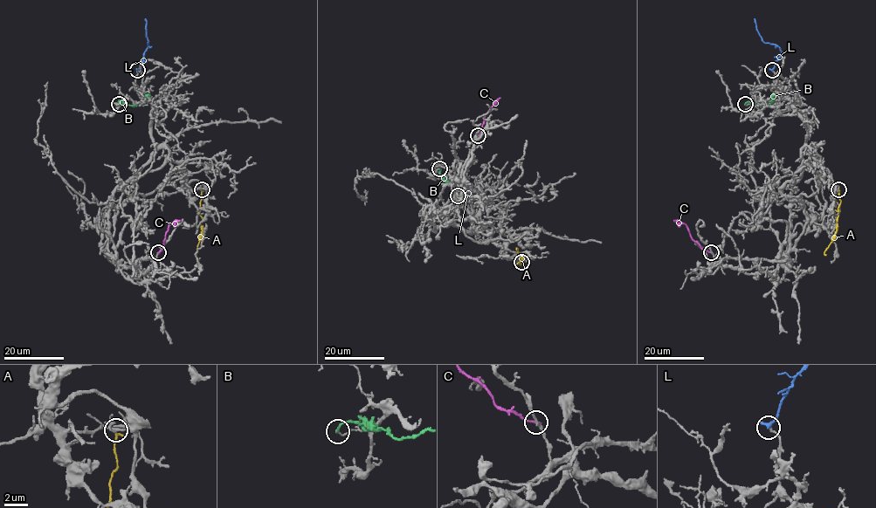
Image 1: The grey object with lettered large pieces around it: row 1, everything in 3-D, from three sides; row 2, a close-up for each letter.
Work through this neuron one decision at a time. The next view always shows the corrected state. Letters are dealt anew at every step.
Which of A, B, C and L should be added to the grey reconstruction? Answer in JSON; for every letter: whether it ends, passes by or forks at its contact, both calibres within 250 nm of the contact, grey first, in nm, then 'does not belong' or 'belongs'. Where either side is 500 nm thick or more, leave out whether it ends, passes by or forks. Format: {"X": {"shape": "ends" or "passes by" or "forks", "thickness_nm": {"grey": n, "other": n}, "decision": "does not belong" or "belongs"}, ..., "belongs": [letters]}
{"A": {"shape": "ends", "thickness_nm": {"grey": 190, "other": 220}, "decision": "does not belong"}, "B": {"shape": "ends", "thickness_nm": {"grey": 130, "other": 200}, "decision": "does not belong"}, "C": {"shape": "ends", "thickness_nm": {"grey": 190, "other": 190}, "decision": "does not belong"}, "L": {"shape": "ends", "thickness_nm": {"grey": 140, "other": 280}, "decision": "belongs"}, "belongs": ["L"]}

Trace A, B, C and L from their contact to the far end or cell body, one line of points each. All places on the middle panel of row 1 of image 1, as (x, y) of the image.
A: (521, 262), (520, 264), (519, 262), (523, 261), (516, 250)
B: (439, 169), (440, 175), (452, 183), (458, 194), (469, 200)
C: (478, 135), (485, 116), (500, 98)
L: (457, 195), (465, 205), (468, 200), (465, 178)

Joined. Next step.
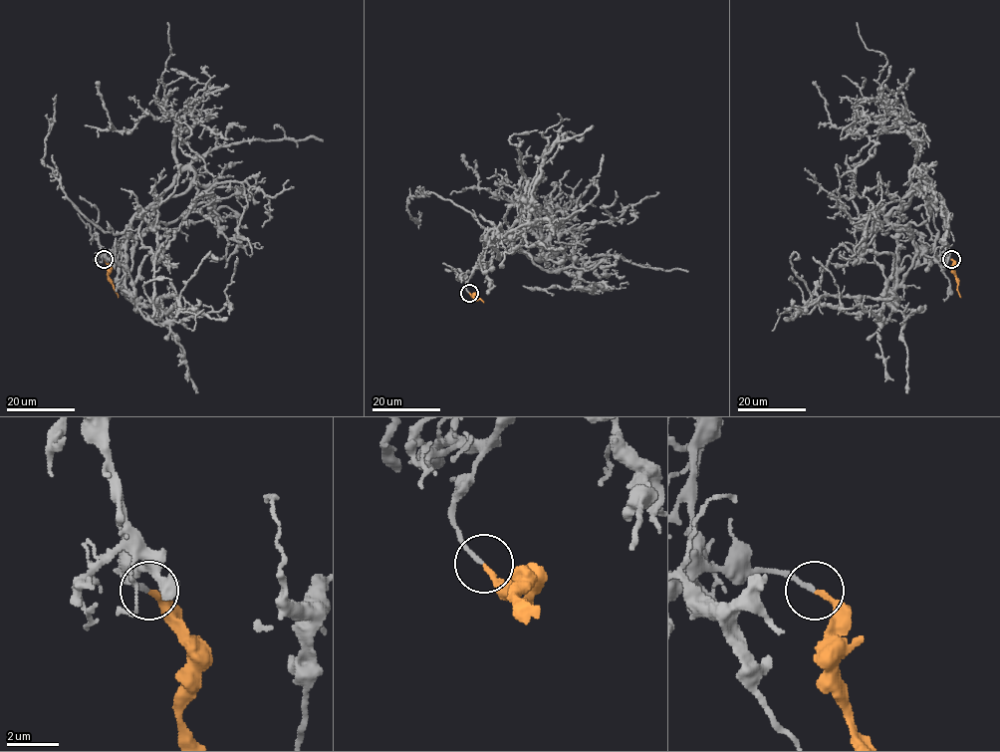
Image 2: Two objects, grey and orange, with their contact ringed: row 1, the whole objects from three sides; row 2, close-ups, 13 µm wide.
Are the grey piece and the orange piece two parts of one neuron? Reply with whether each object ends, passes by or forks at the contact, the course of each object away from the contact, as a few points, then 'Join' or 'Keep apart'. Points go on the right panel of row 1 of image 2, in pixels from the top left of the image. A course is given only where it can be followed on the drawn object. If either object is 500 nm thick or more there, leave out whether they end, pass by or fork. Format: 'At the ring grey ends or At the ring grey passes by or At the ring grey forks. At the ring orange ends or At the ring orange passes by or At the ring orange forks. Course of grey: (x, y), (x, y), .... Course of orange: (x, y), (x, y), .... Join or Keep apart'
At the ring grey ends. At the ring orange ends. Course of grey: (950, 259), (926, 259), (898, 225), (918, 180), (900, 121), (837, 128), (813, 82). Course of orange: (950, 259), (961, 297). Join

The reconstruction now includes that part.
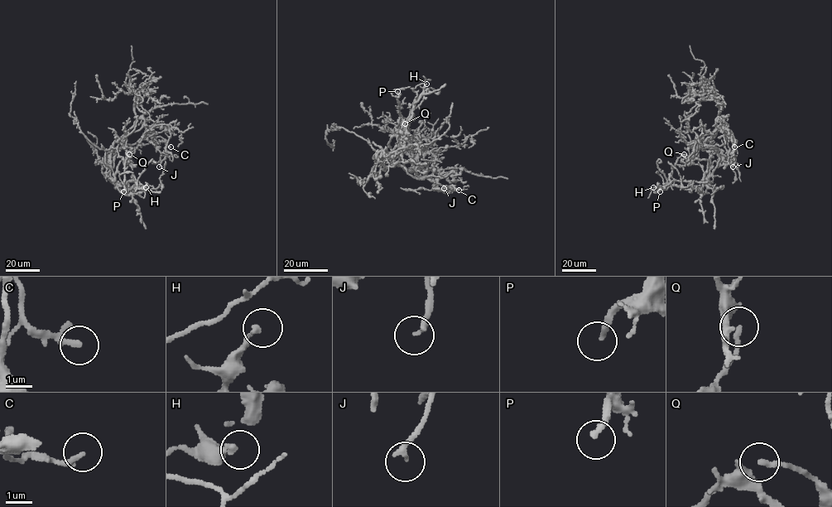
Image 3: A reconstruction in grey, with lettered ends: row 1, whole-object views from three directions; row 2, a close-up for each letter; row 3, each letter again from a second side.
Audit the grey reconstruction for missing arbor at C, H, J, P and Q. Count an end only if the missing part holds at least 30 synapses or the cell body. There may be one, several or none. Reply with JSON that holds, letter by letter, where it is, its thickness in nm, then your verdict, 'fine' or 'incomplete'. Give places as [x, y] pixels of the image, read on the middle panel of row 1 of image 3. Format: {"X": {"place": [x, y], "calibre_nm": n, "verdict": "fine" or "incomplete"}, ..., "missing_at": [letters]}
{"C": {"place": [459, 190], "calibre_nm": 160, "verdict": "fine"}, "H": {"place": [426, 84], "calibre_nm": 220, "verdict": "fine"}, "J": {"place": [444, 188], "calibre_nm": 200, "verdict": "incomplete"}, "P": {"place": [397, 91], "calibre_nm": 200, "verdict": "incomplete"}, "Q": {"place": [405, 123], "calibre_nm": 190, "verdict": "fine"}, "missing_at": ["J", "P"]}

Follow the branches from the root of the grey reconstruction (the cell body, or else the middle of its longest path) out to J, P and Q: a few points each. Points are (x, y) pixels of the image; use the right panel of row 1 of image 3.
J: (710, 142), (719, 126), (718, 117), (730, 131), (734, 142), (735, 161), (733, 166)
P: (710, 142), (707, 140), (697, 147), (689, 159), (683, 156), (679, 157), (671, 175), (660, 191)
Q: (710, 142), (707, 140), (697, 147), (690, 156), (684, 154)

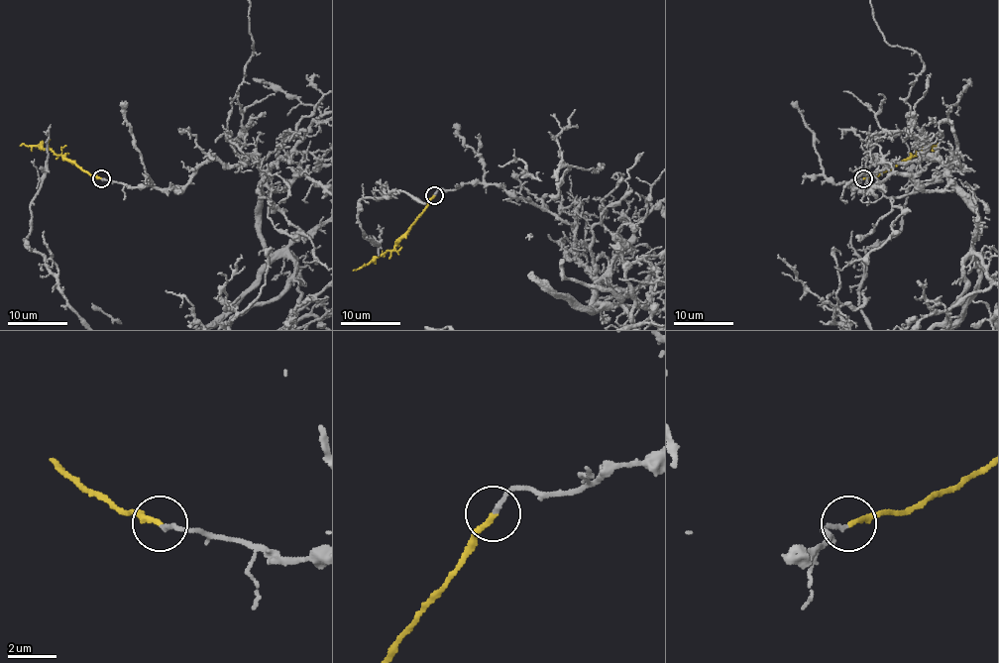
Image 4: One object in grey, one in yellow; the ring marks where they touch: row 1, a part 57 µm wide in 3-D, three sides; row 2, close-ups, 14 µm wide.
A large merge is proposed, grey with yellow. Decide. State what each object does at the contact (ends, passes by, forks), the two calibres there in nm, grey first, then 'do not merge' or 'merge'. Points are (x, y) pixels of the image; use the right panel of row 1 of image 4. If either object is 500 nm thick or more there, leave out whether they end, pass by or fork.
grey ends | yellow ends | 170/220 nm | merge

